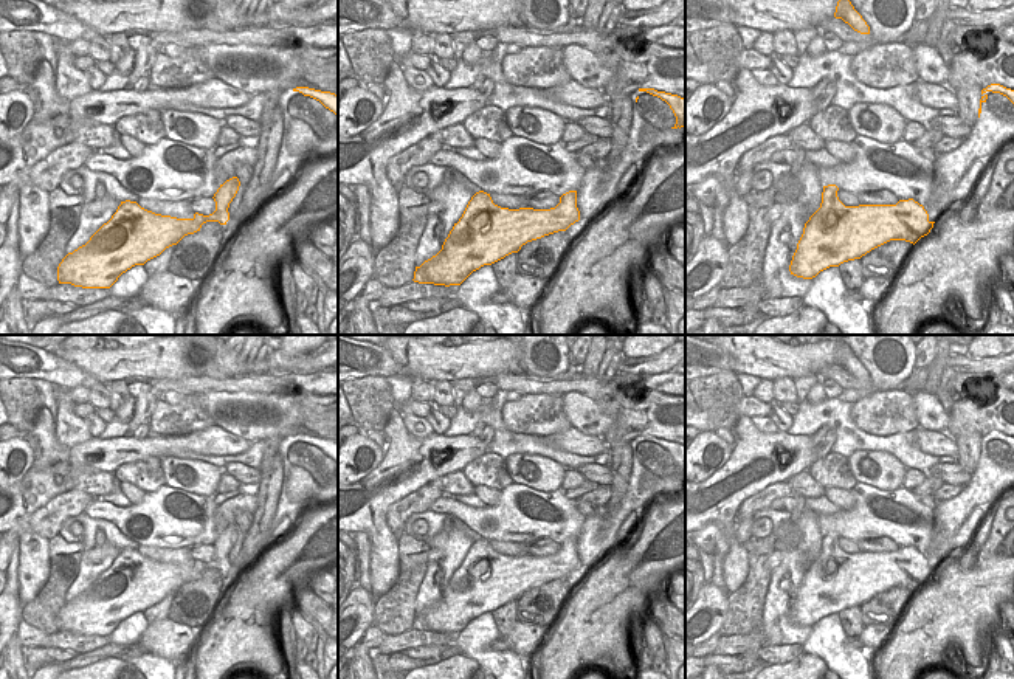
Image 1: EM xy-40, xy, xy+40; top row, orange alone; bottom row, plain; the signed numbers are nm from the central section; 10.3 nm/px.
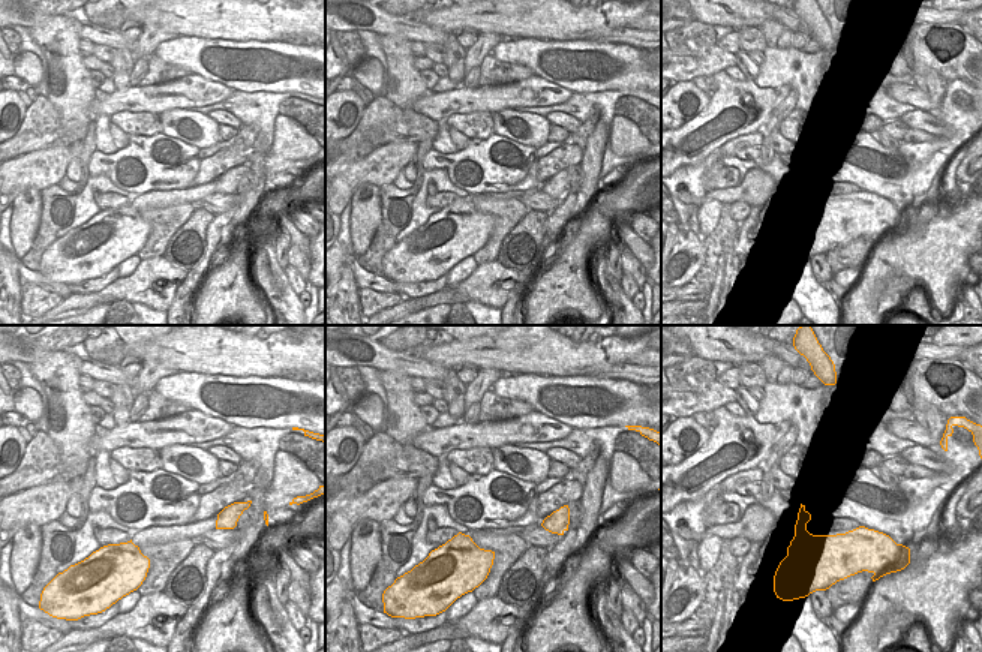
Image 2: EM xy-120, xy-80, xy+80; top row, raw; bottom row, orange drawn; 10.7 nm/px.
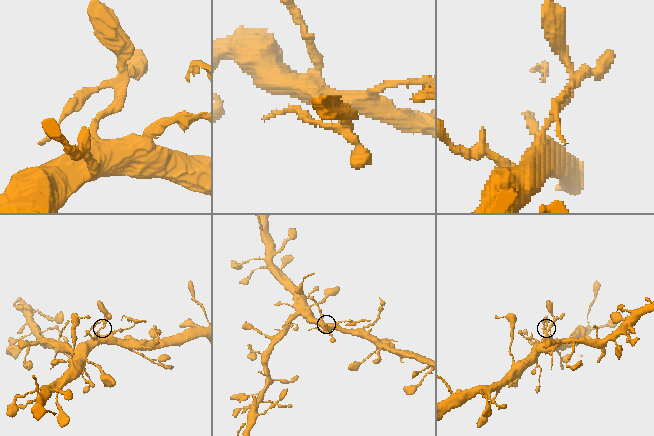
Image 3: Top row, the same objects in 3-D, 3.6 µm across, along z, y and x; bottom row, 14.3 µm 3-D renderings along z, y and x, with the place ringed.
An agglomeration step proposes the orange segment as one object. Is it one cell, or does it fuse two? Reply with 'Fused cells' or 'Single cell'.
Fused cells.

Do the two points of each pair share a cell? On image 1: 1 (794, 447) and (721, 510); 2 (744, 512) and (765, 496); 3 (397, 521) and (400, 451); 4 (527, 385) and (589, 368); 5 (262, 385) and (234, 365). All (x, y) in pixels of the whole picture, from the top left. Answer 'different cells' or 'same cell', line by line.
1: same cell
2: same cell
3: different cells
4: different cells
5: different cells

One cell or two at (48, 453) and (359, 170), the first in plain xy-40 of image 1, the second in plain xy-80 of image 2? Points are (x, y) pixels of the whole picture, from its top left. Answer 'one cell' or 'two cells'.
two cells

